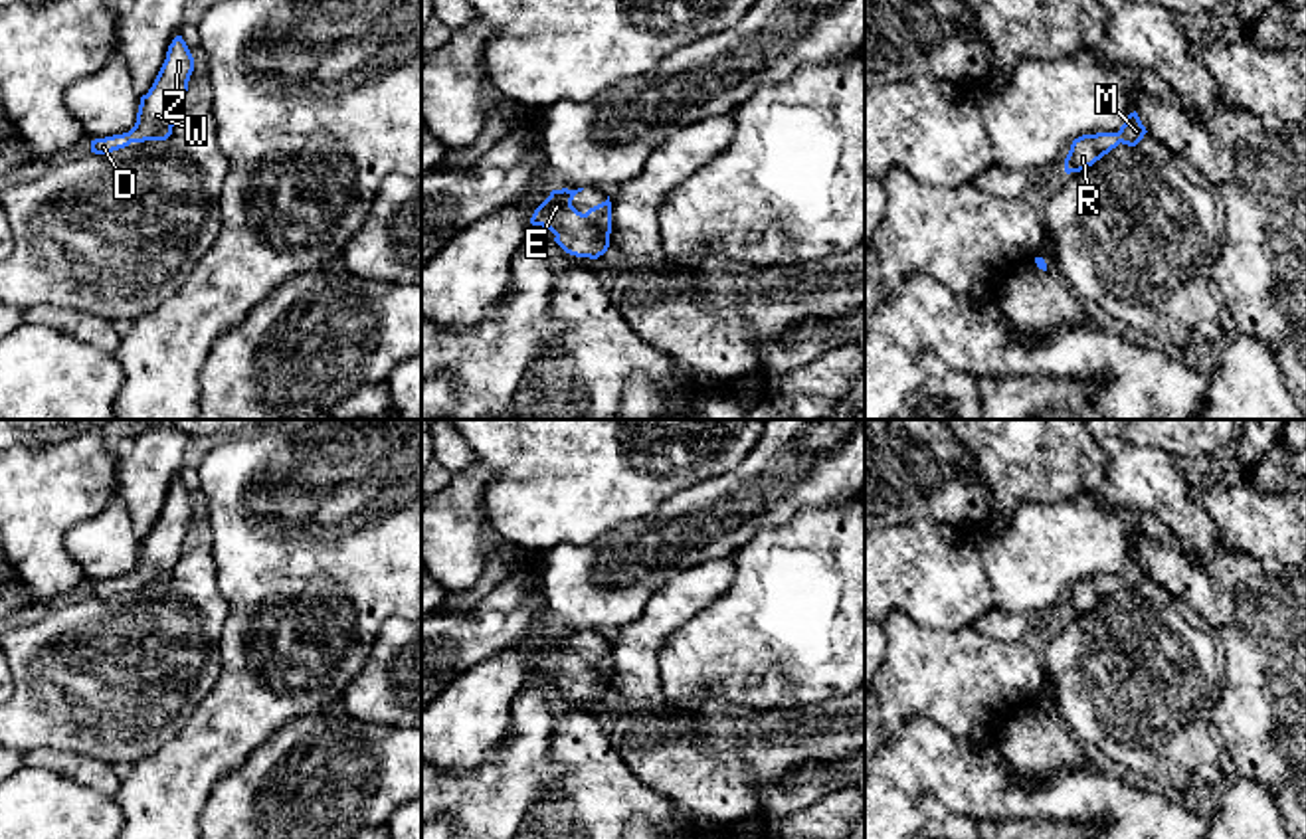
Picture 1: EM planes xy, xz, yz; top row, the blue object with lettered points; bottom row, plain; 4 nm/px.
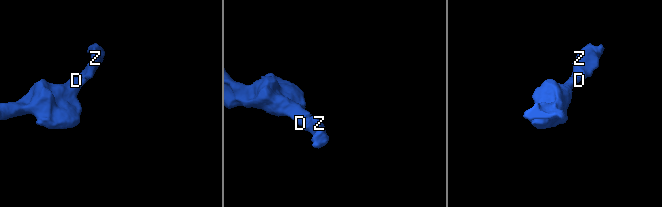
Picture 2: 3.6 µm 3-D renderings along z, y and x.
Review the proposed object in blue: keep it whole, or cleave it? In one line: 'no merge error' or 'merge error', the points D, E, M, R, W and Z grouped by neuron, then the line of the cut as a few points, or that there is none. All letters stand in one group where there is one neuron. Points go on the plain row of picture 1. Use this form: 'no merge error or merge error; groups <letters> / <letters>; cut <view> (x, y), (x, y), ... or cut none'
no merge error; groups D E M R W Z; cut none

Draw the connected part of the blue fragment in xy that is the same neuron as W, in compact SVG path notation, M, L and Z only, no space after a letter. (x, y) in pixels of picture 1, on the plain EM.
M176 479L152 530L140 540L135 570L123 578L91 584L91 596L109 598L131 586L166 584L182 554L192 514L194 501L182 479Z

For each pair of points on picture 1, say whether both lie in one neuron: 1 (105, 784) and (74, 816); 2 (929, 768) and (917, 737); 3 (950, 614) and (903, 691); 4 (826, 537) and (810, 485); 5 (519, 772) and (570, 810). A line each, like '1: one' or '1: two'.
1: two
2: one
3: two
4: two
5: two

